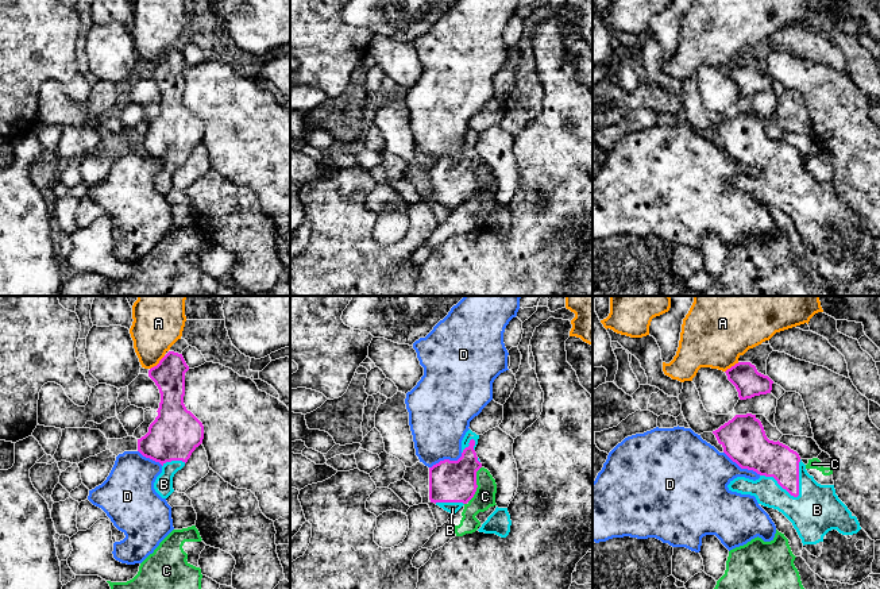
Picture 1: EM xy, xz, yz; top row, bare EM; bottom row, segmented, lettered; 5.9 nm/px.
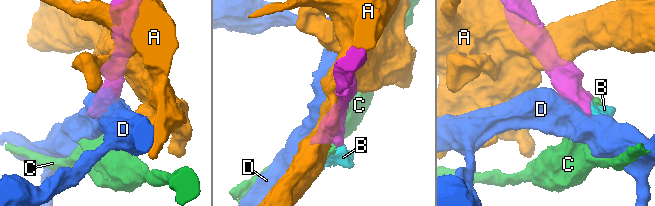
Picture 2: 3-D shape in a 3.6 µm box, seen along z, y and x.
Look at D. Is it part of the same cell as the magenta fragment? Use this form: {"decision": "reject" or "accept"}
{"decision": "reject"}

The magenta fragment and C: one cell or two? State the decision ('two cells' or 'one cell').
two cells

